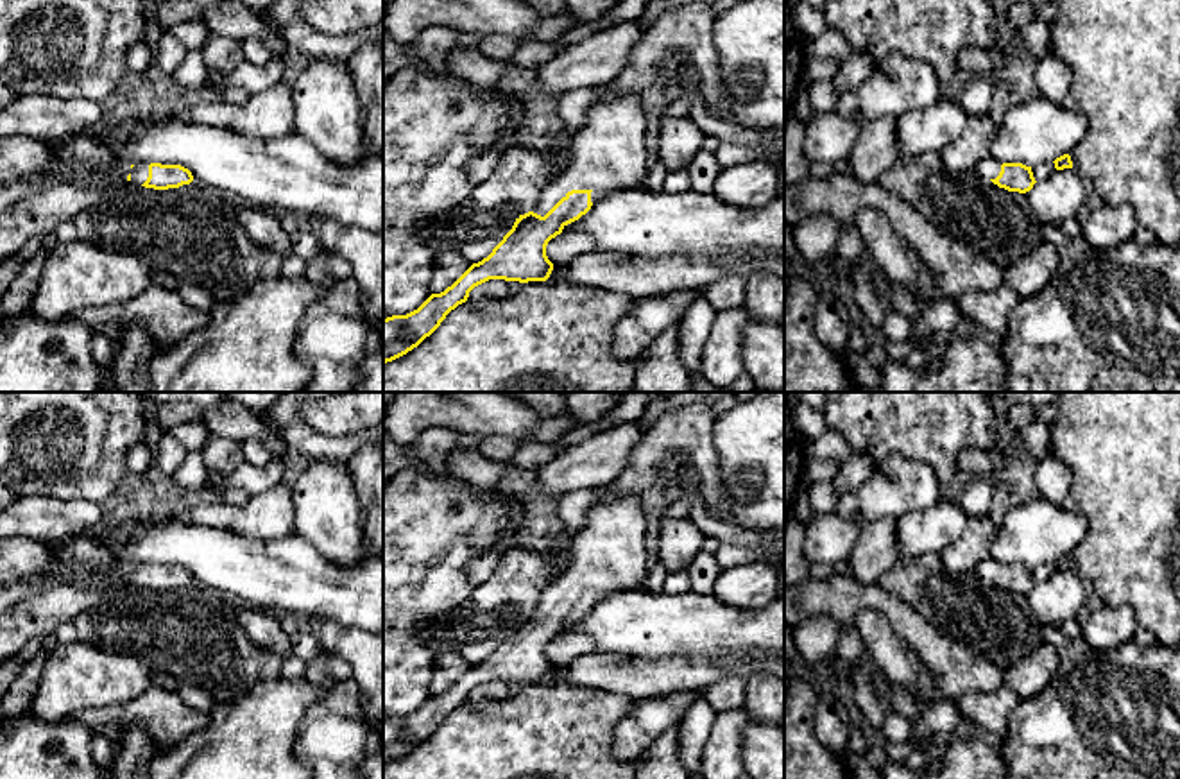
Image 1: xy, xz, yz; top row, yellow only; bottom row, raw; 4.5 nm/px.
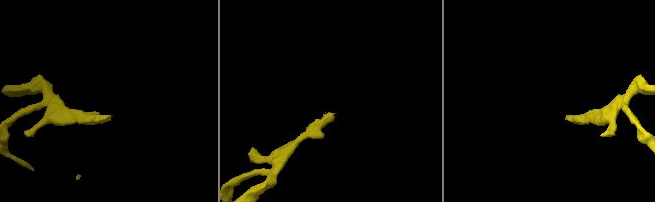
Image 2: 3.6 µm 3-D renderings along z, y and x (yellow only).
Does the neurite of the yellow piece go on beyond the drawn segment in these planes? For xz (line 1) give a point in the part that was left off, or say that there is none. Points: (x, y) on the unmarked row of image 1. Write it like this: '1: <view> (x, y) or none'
1: xz (607, 554)

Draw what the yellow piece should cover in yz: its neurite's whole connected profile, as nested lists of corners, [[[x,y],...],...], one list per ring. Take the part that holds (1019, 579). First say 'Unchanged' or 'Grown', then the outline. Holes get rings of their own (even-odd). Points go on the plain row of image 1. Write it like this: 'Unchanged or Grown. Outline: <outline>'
Grown. Outline: [[[994,559],[978,562],[974,573],[1008,593],[1026,595],[1037,584],[1031,568],[1022,564],[1001,564]]]

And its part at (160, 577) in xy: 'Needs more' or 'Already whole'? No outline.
Needs more

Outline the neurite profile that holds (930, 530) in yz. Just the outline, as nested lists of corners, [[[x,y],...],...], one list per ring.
[[[949,500],[904,514],[897,519],[899,561],[940,553],[962,537],[967,519],[962,505]]]

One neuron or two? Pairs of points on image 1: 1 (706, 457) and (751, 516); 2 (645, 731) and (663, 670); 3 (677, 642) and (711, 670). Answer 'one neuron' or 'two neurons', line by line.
1: two neurons
2: two neurons
3: two neurons

